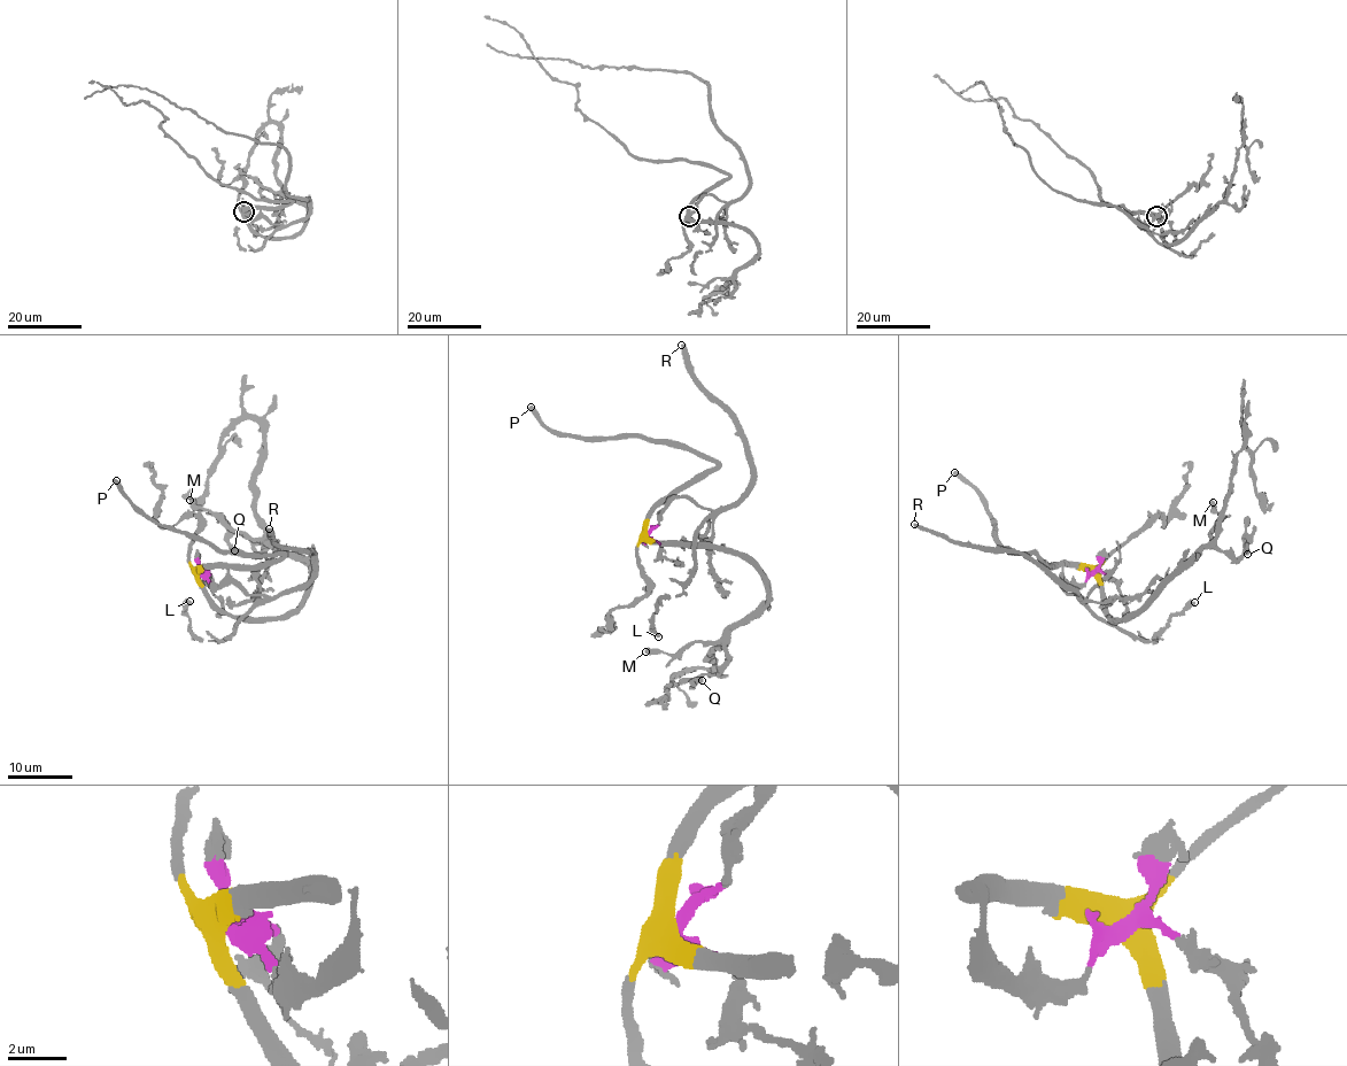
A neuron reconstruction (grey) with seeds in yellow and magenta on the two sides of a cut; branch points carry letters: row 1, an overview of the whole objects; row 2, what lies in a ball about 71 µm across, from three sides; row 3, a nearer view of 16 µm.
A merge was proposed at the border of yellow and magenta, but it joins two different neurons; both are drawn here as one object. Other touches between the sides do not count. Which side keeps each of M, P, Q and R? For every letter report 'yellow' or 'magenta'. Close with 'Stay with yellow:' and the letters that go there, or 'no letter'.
M: yellow
P: yellow
Q: yellow
R: magenta
Stay with yellow: M, P, Q

